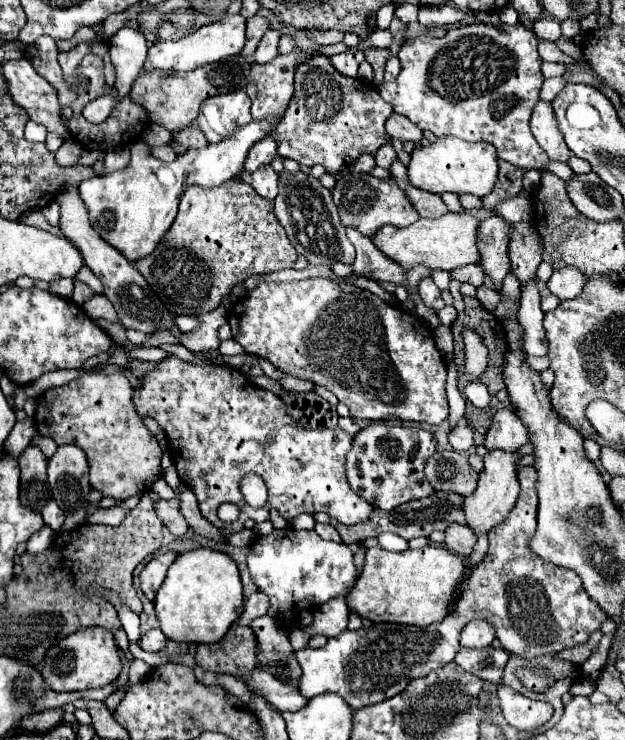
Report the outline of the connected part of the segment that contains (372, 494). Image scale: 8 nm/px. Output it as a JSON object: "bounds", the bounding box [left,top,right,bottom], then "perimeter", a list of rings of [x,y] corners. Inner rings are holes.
{"bounds":[346,424,436,510],"perimeter":[[[370,424],[354,436],[352,450],[346,456],[348,484],[358,496],[380,510],[392,510],[404,502],[420,500],[434,492],[424,476],[426,458],[434,450],[436,438],[426,430]]]}

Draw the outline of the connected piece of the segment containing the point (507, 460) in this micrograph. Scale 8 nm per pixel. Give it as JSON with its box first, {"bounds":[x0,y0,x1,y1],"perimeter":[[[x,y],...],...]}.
{"bounds":[464,450,520,532],"perimeter":[[[490,450],[484,456],[484,470],[480,472],[480,480],[478,480],[478,488],[472,496],[468,496],[464,500],[464,514],[468,516],[468,526],[476,532],[488,532],[492,526],[500,524],[500,520],[504,520],[504,516],[512,510],[512,506],[518,500],[518,460],[520,454],[518,452],[504,452],[504,450]]]}

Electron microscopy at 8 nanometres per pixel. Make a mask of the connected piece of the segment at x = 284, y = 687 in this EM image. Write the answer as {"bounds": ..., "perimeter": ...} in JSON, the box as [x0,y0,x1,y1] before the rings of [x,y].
{"bounds":[252,672,308,712],"perimeter":[[[256,672],[256,676],[252,676],[252,684],[256,684],[256,688],[260,688],[260,692],[268,696],[268,702],[280,712],[298,712],[308,704],[308,698],[300,694],[296,684],[282,682],[276,676],[268,676],[268,672]]]}

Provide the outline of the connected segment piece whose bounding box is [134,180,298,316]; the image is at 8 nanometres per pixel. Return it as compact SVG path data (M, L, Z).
M226 180L216 188L188 186L178 208L178 216L164 238L158 242L154 252L146 258L134 262L134 266L148 280L150 288L160 296L168 308L176 314L200 316L216 310L222 304L222 298L232 292L232 288L244 282L252 274L294 268L298 252L292 248L284 228L280 226L274 214L274 200L258 196L242 180Z

